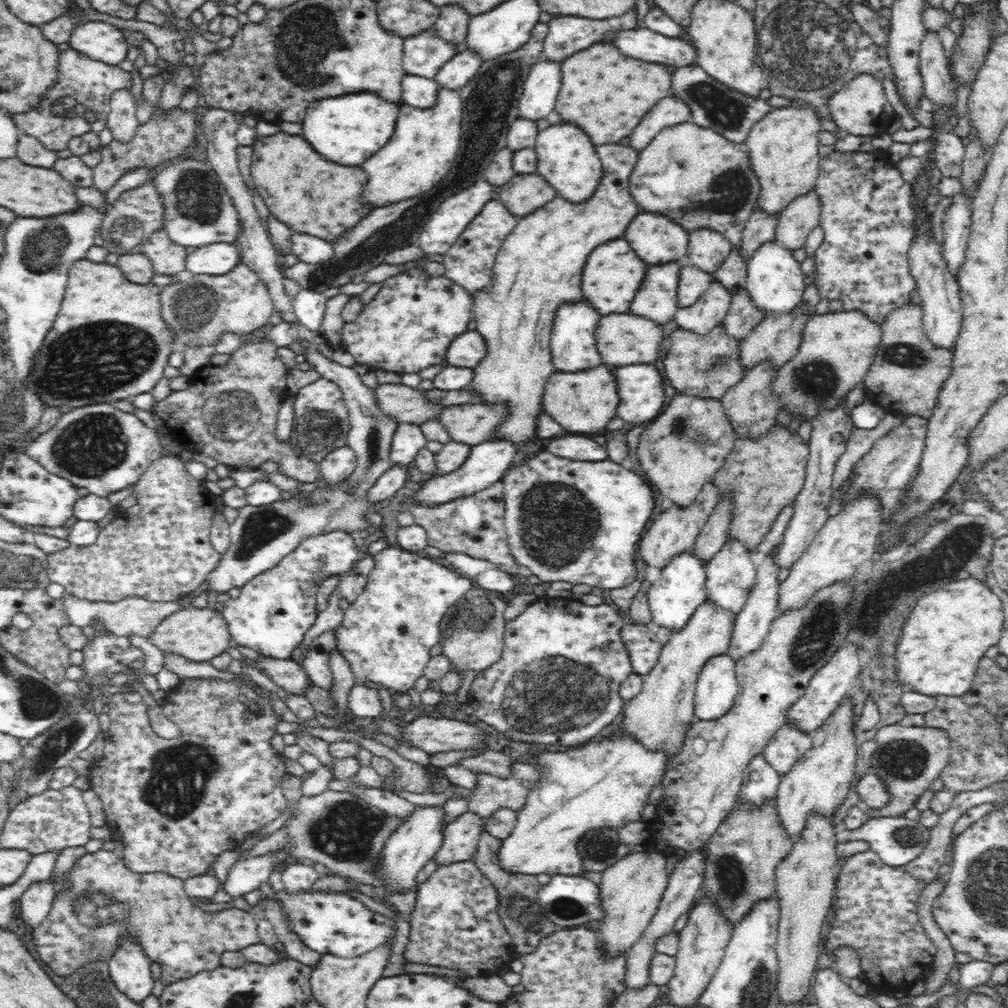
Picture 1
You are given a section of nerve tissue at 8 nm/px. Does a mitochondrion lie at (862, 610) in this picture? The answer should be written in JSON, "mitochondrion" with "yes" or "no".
{"mitochondrion":"yes"}

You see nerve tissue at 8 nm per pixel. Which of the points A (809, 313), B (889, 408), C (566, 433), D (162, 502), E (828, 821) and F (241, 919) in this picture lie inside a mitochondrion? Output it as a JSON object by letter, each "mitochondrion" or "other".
{"A":"other","B":"other","C":"other","D":"other","E":"other","F":"other"}

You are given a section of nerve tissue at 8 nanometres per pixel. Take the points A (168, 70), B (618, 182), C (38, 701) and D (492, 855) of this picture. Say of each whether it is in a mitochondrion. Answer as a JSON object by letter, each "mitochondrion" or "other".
{"A":"other","B":"other","C":"mitochondrion","D":"other"}

